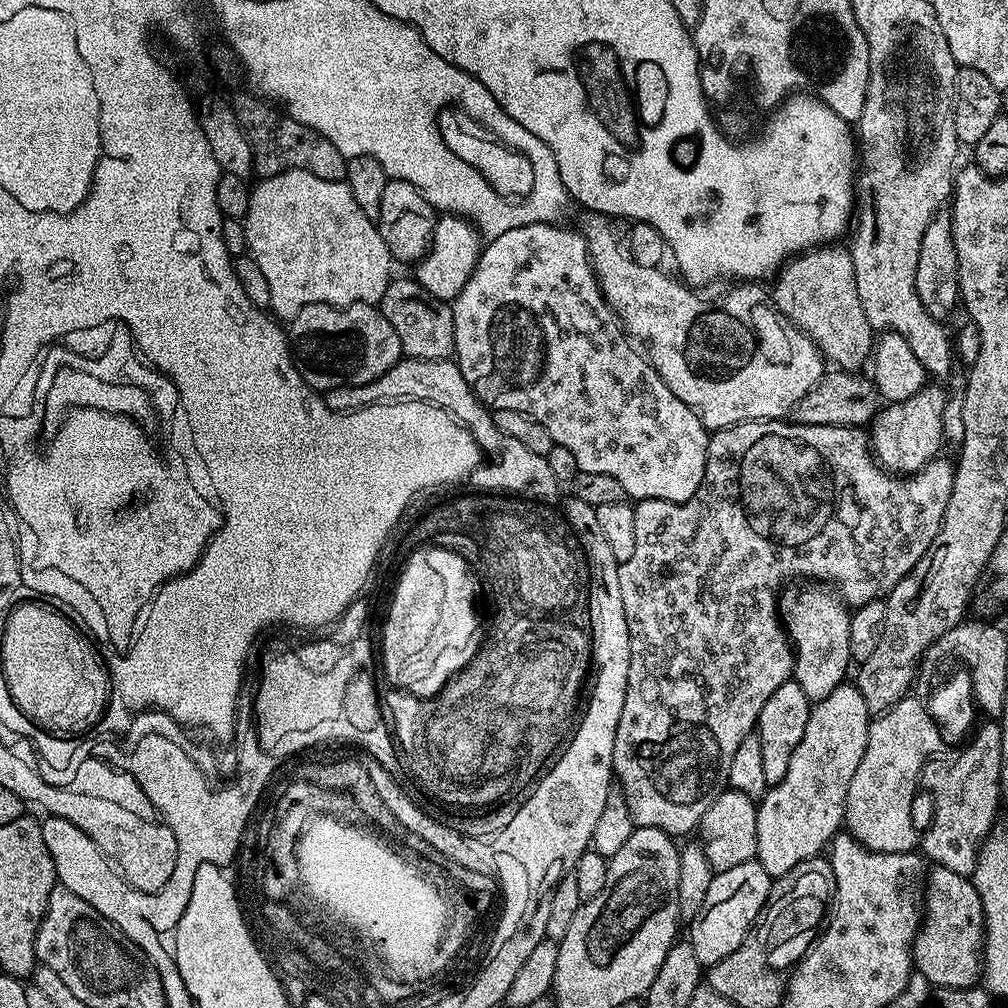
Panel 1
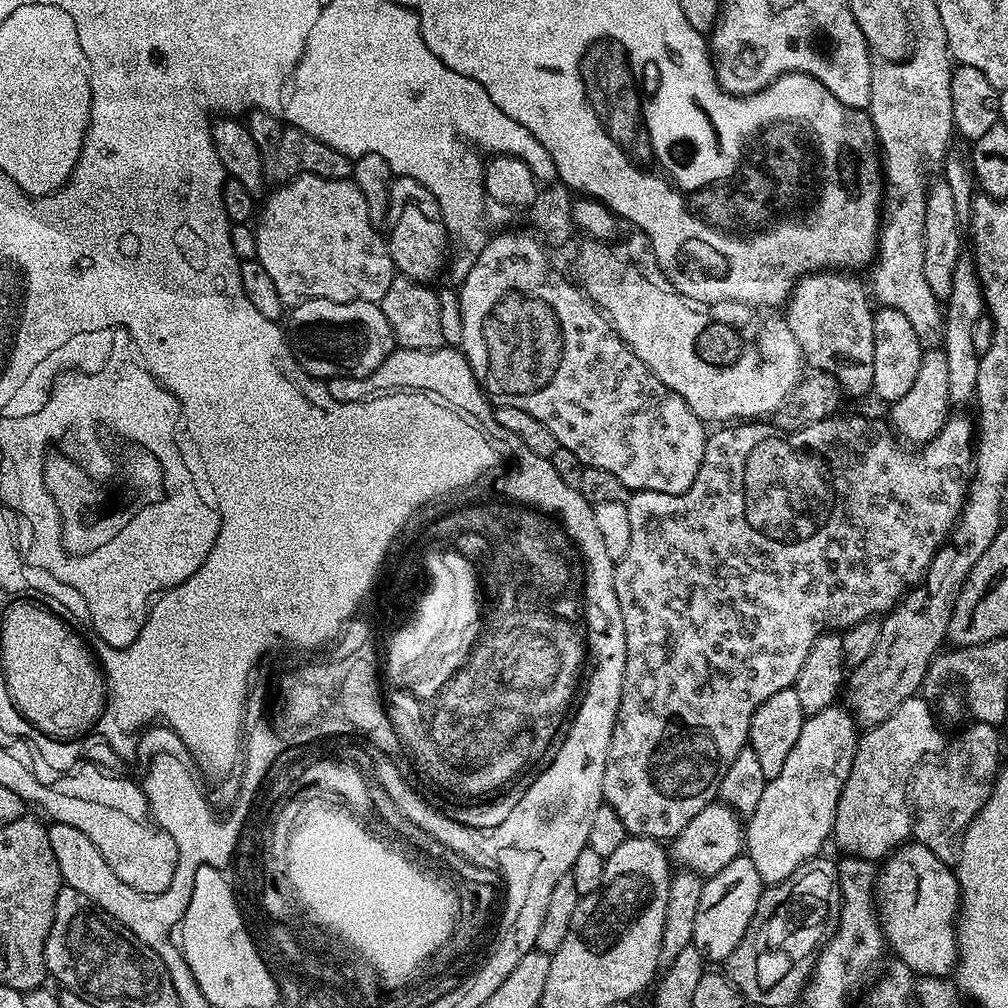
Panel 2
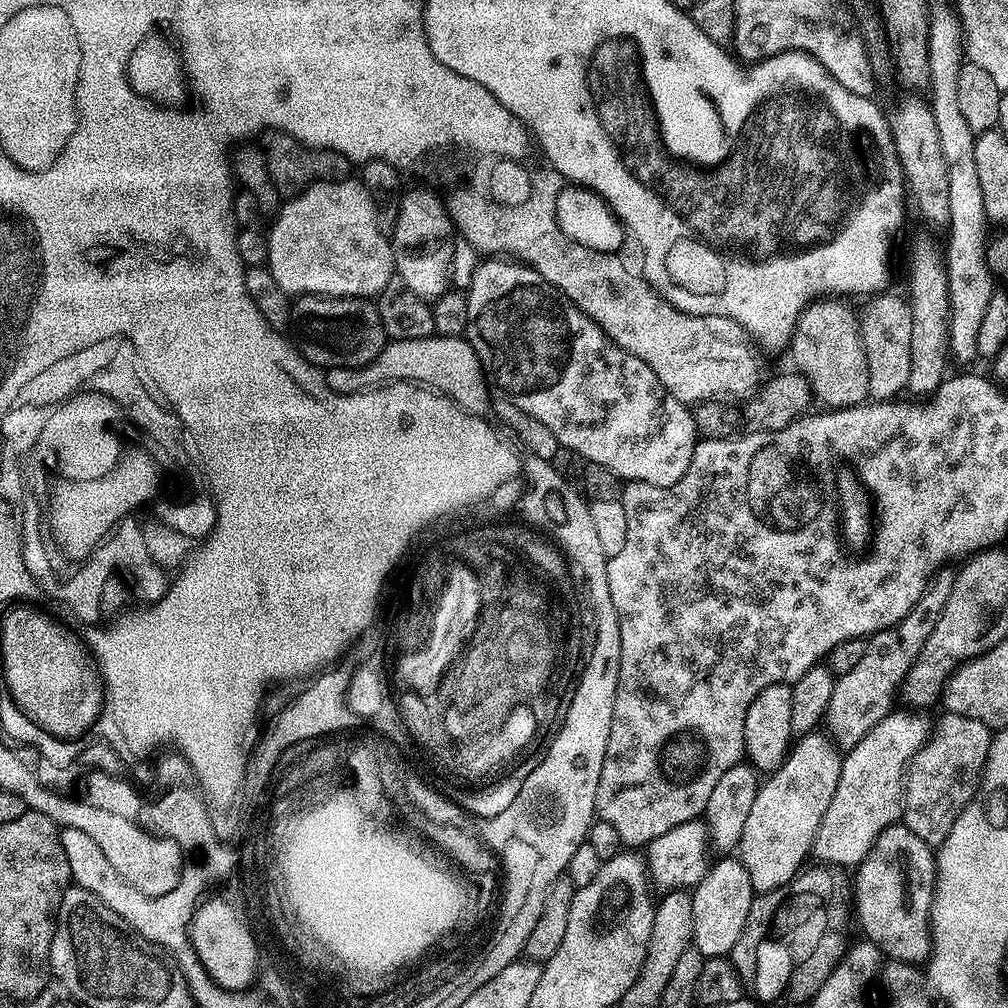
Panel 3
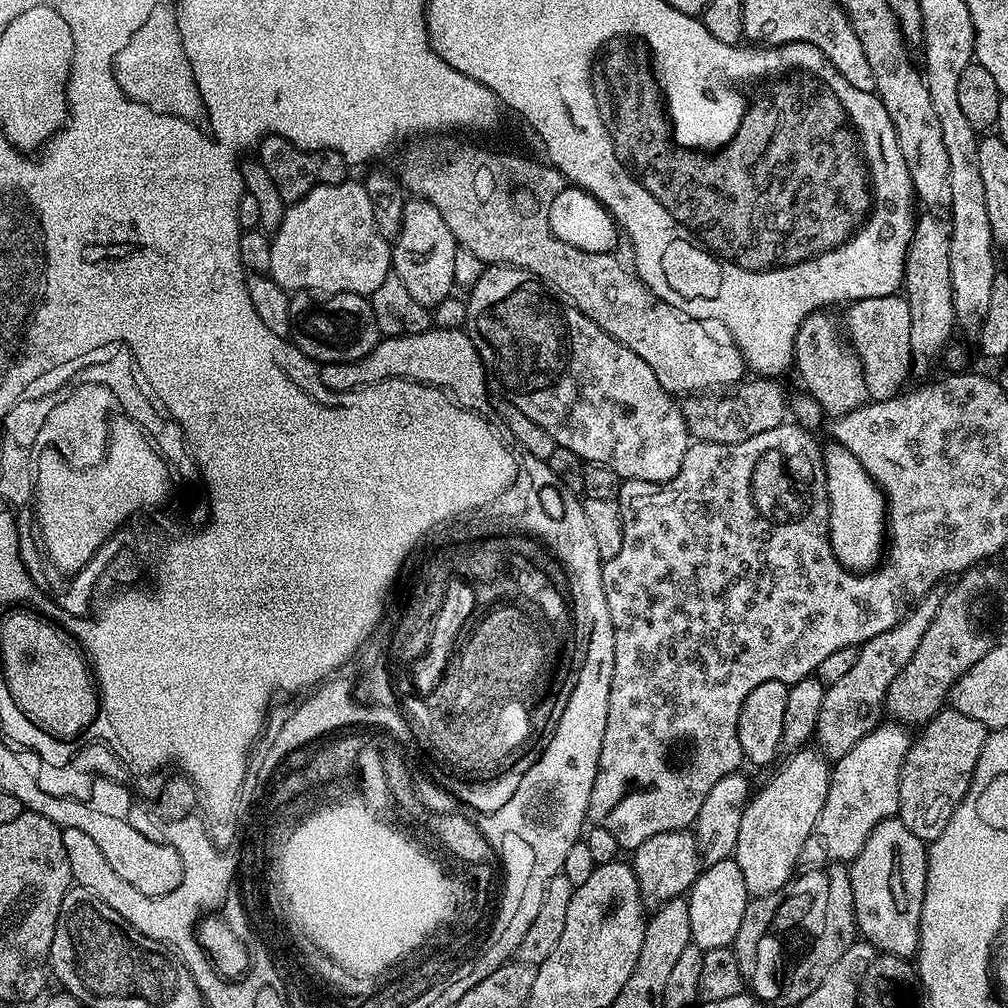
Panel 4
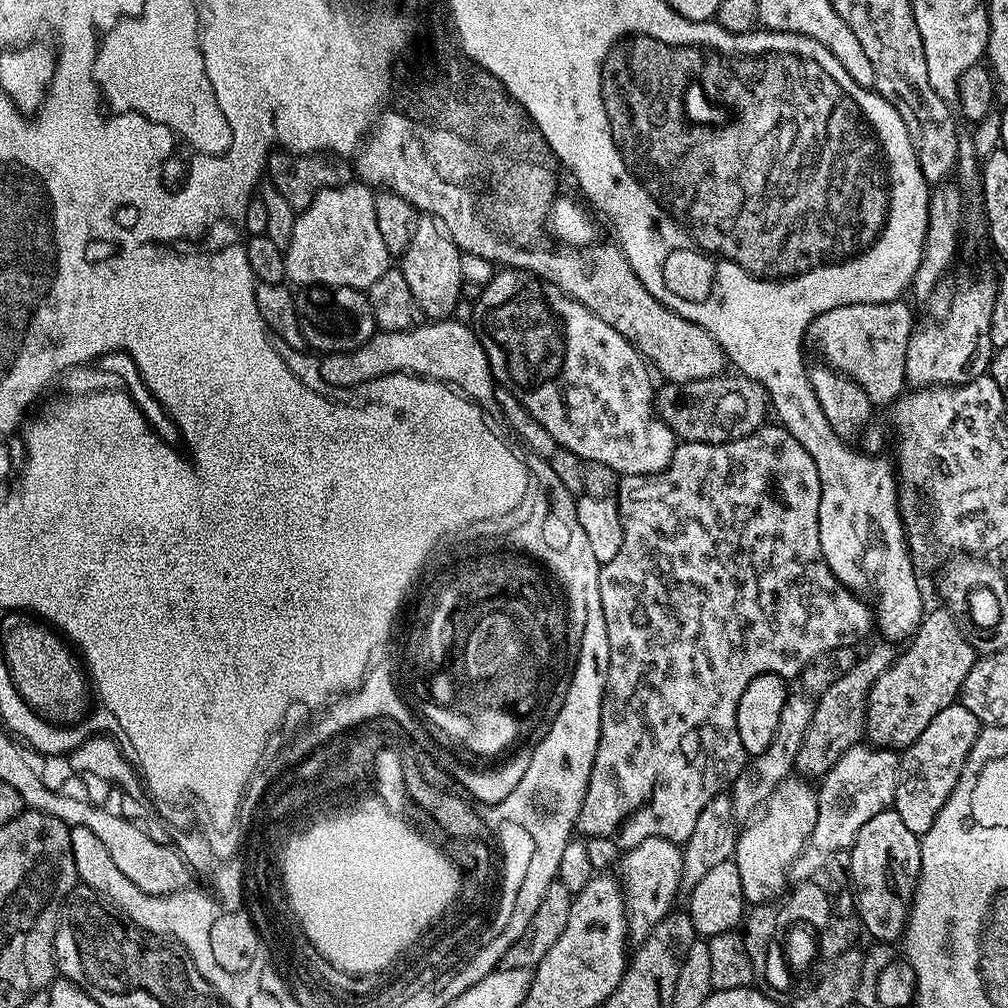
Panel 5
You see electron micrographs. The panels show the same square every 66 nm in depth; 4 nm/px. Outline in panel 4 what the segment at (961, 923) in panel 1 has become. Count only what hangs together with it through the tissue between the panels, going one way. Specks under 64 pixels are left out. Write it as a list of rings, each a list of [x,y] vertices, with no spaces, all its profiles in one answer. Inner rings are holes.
[[[898,818],[883,820],[874,828],[862,850],[850,862],[848,877],[852,887],[852,905],[856,911],[859,935],[885,956],[912,958],[920,947],[920,919],[928,878],[928,848]]]

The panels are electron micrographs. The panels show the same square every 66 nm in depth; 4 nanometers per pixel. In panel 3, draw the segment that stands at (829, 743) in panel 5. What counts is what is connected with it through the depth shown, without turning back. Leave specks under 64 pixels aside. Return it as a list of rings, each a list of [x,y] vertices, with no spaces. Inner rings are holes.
[[[945,566],[932,577],[927,590],[918,598],[918,602],[893,628],[876,633],[868,640],[866,654],[862,654],[858,666],[854,670],[846,670],[846,674],[836,676],[834,694],[830,694],[830,704],[826,713],[826,728],[841,749],[854,747],[861,738],[870,734],[882,718],[897,707],[896,696],[901,695],[904,680],[908,671],[914,666],[922,646],[926,646],[926,638],[934,634],[934,626],[938,626],[938,618],[942,608],[946,606],[946,598],[950,598],[950,590],[956,581],[956,572]]]

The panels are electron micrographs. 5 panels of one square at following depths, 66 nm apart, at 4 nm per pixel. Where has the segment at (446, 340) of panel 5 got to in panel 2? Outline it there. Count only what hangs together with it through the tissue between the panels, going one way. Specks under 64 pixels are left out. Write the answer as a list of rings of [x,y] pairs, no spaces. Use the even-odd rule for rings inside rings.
[[[398,346],[390,354],[390,358],[386,358],[386,362],[382,362],[382,366],[374,370],[374,374],[366,374],[362,378],[353,376],[334,378],[327,381],[327,385],[330,398],[338,402],[362,402],[372,399],[377,394],[387,394],[397,390],[427,392],[439,398],[449,408],[454,408],[467,416],[476,427],[484,431],[485,436],[498,442],[508,442],[511,449],[517,449],[520,446],[510,433],[502,430],[502,426],[498,426],[496,408],[482,390],[478,378],[474,378],[474,370],[470,370],[470,362],[459,347],[410,350]]]

